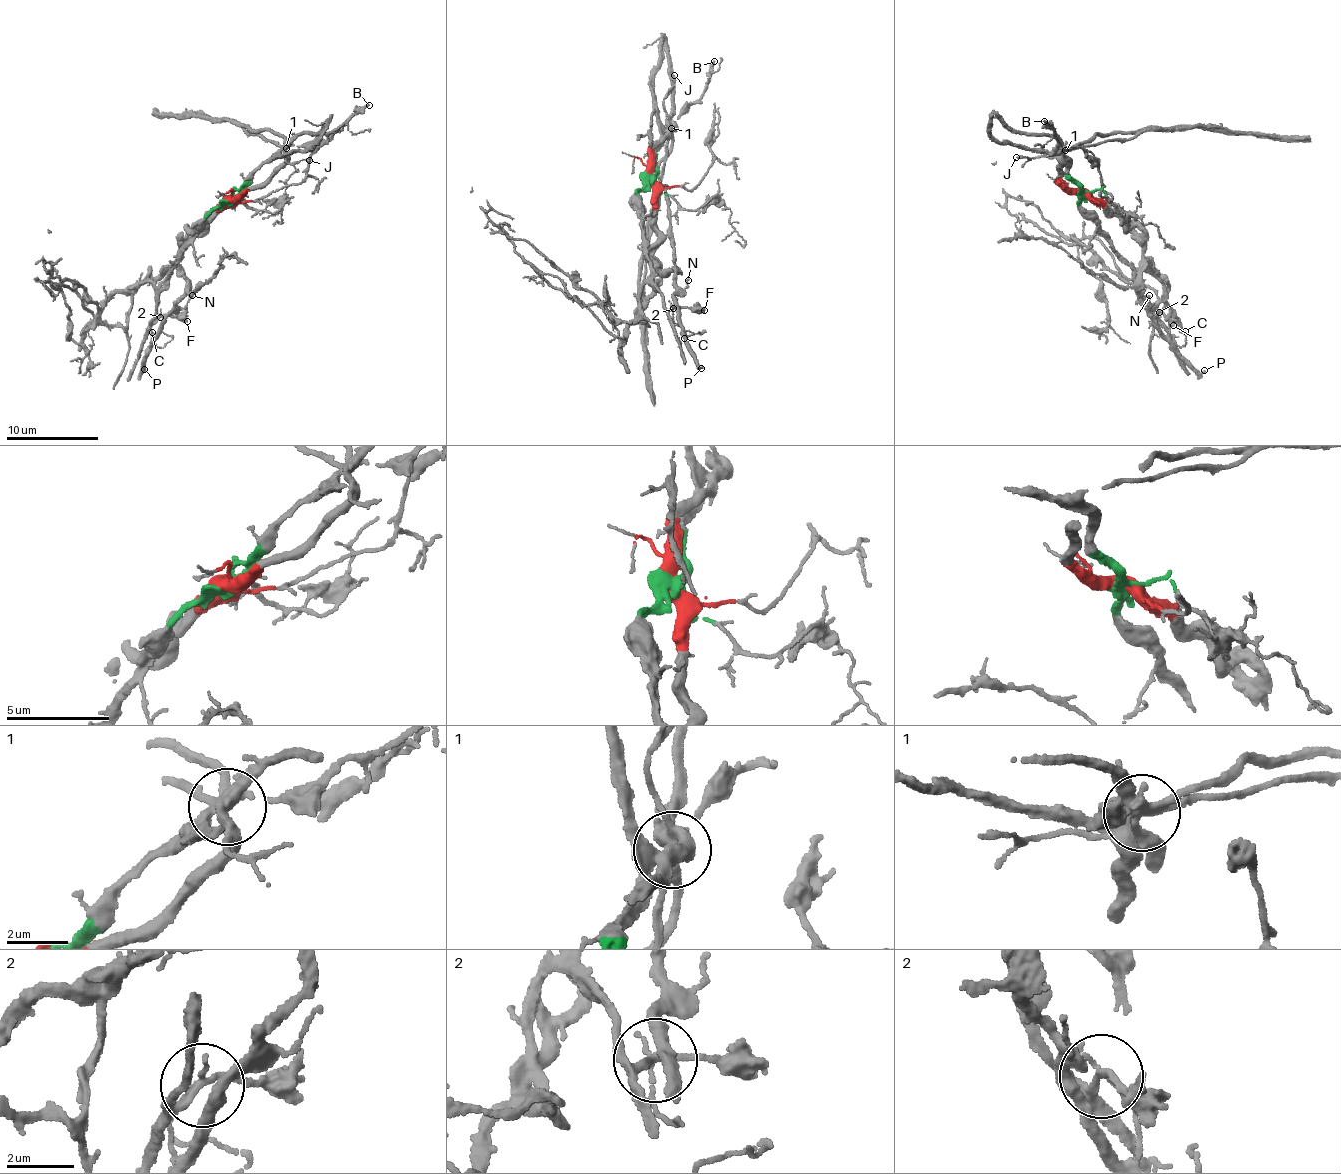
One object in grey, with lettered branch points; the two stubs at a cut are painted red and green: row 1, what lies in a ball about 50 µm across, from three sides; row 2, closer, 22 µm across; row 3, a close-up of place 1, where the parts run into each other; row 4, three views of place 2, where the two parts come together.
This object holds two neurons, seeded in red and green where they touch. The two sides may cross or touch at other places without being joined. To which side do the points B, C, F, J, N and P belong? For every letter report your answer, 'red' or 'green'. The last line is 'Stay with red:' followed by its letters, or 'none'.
B: green
C: red
F: green
J: red
N: red
P: red
Stay with red: C, J, N, P

